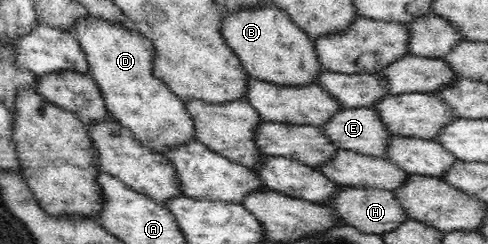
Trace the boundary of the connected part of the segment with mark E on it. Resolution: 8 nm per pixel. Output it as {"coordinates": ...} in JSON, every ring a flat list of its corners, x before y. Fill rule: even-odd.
{"coordinates":[[367,107,342,108,321,126,327,138,337,147,364,155,382,157,387,139,394,136,382,124,375,109]]}

